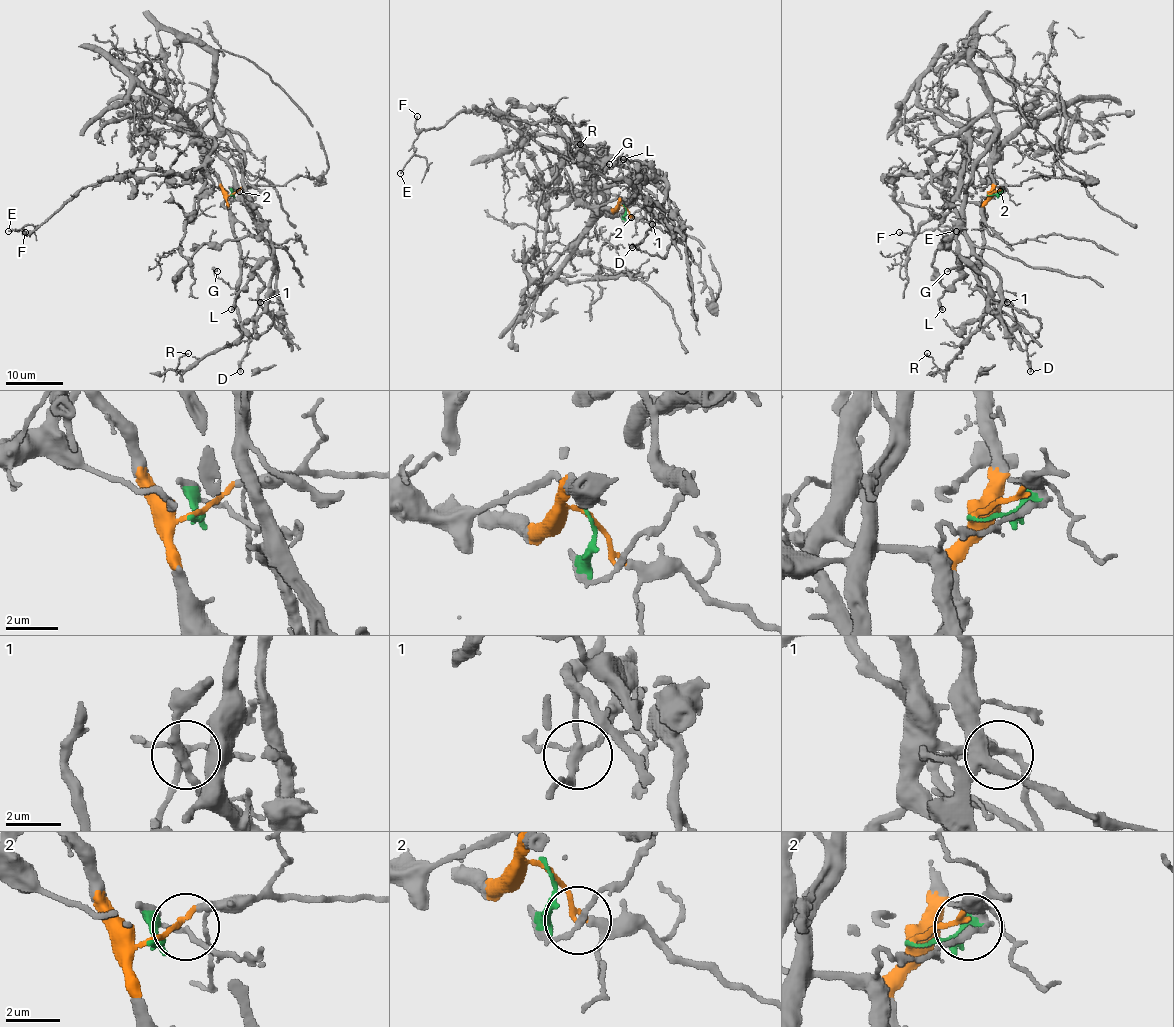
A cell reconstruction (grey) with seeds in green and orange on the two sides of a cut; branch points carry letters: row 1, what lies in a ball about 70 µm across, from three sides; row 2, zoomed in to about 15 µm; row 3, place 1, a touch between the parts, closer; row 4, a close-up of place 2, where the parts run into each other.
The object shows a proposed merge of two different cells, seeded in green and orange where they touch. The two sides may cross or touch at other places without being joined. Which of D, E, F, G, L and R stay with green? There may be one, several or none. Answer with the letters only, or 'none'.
L

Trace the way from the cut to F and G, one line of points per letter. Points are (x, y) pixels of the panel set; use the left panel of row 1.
F: (231, 194), (207, 165), (179, 174), (133, 168), (81, 187), (32, 230), (25, 232)
G: (231, 194), (227, 197), (228, 220), (240, 252), (240, 282), (231, 288), (217, 271)

